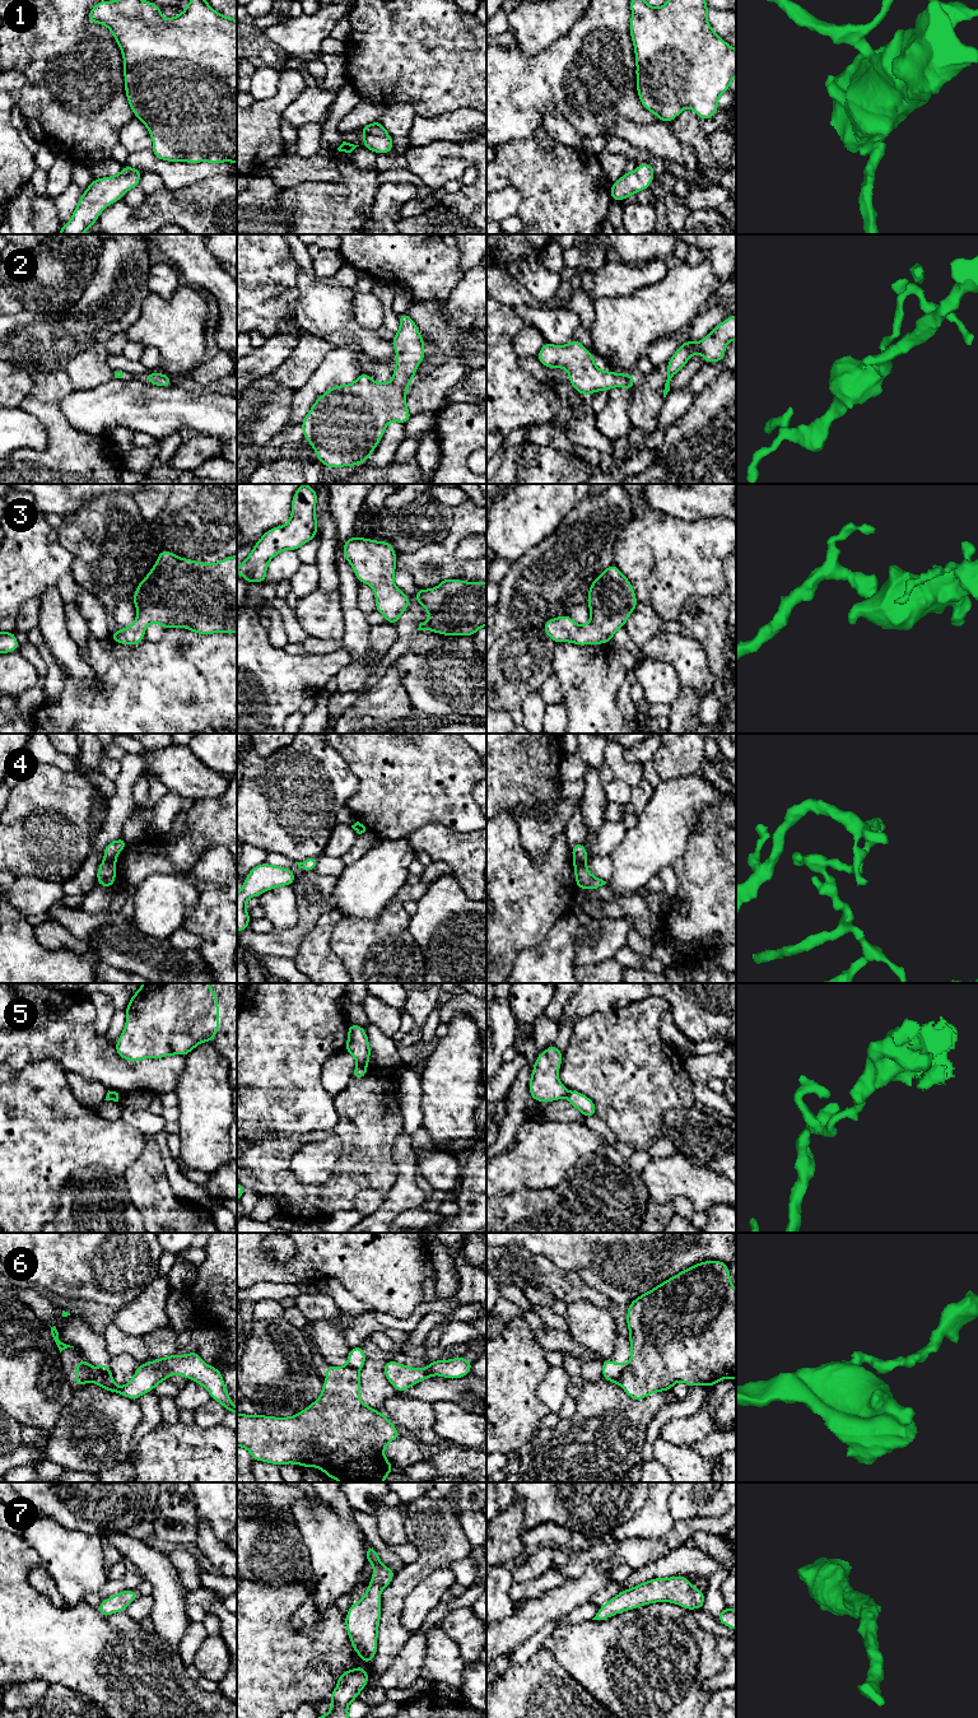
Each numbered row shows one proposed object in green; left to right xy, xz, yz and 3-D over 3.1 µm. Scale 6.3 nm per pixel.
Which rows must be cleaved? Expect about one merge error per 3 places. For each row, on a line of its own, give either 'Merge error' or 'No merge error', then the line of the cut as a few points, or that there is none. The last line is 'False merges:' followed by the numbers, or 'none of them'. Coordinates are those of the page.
1: No merge error. No split
2: No merge error. No split
3: No merge error. No split
4: Merge error. Split along yz (574, 860), (581, 860), (585, 864)
5: Merge error. Split along xz (358, 1062), (366, 1065)
6: Merge error. Split along xy (98, 1368), (103, 1376), (105, 1387)
7: No merge error. No split
False merges: 4, 5, 6

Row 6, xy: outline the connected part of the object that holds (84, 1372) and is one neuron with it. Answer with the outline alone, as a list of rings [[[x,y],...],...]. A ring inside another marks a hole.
[[[80,1359],[75,1368],[74,1387],[80,1388],[88,1381],[98,1384],[101,1388],[104,1388],[104,1375],[99,1369],[93,1368],[85,1359]]]

